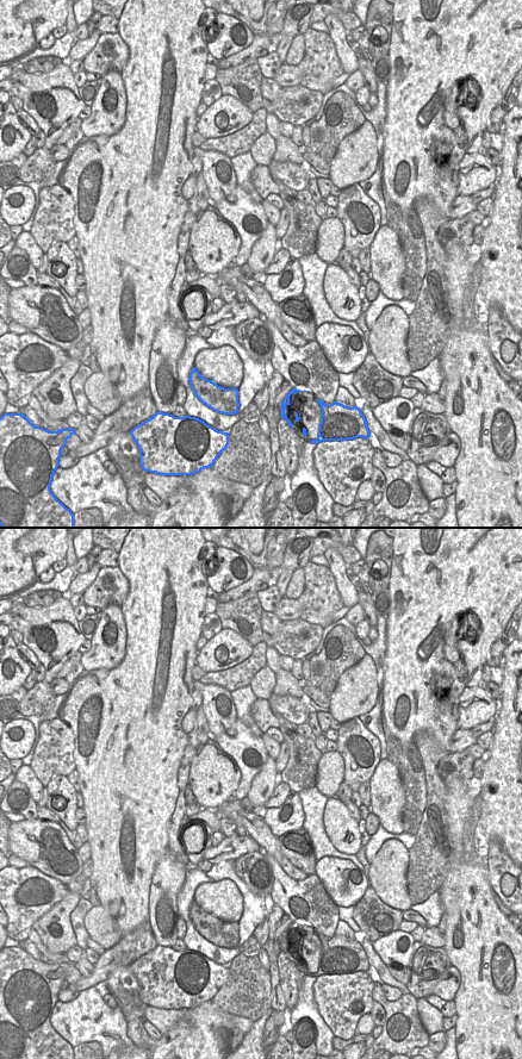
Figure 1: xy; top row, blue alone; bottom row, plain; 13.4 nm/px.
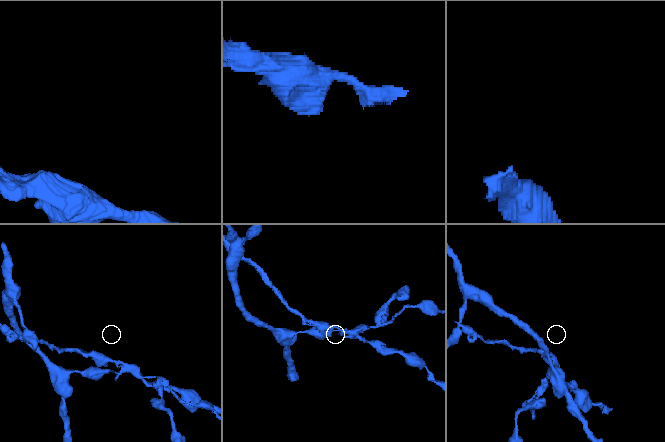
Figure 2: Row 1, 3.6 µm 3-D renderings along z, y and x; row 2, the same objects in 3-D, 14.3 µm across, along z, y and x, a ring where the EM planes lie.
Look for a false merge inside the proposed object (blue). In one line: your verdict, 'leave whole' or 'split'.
split

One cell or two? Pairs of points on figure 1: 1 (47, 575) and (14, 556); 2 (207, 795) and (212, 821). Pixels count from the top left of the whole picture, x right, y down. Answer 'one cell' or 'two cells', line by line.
1: two cells
2: two cells

